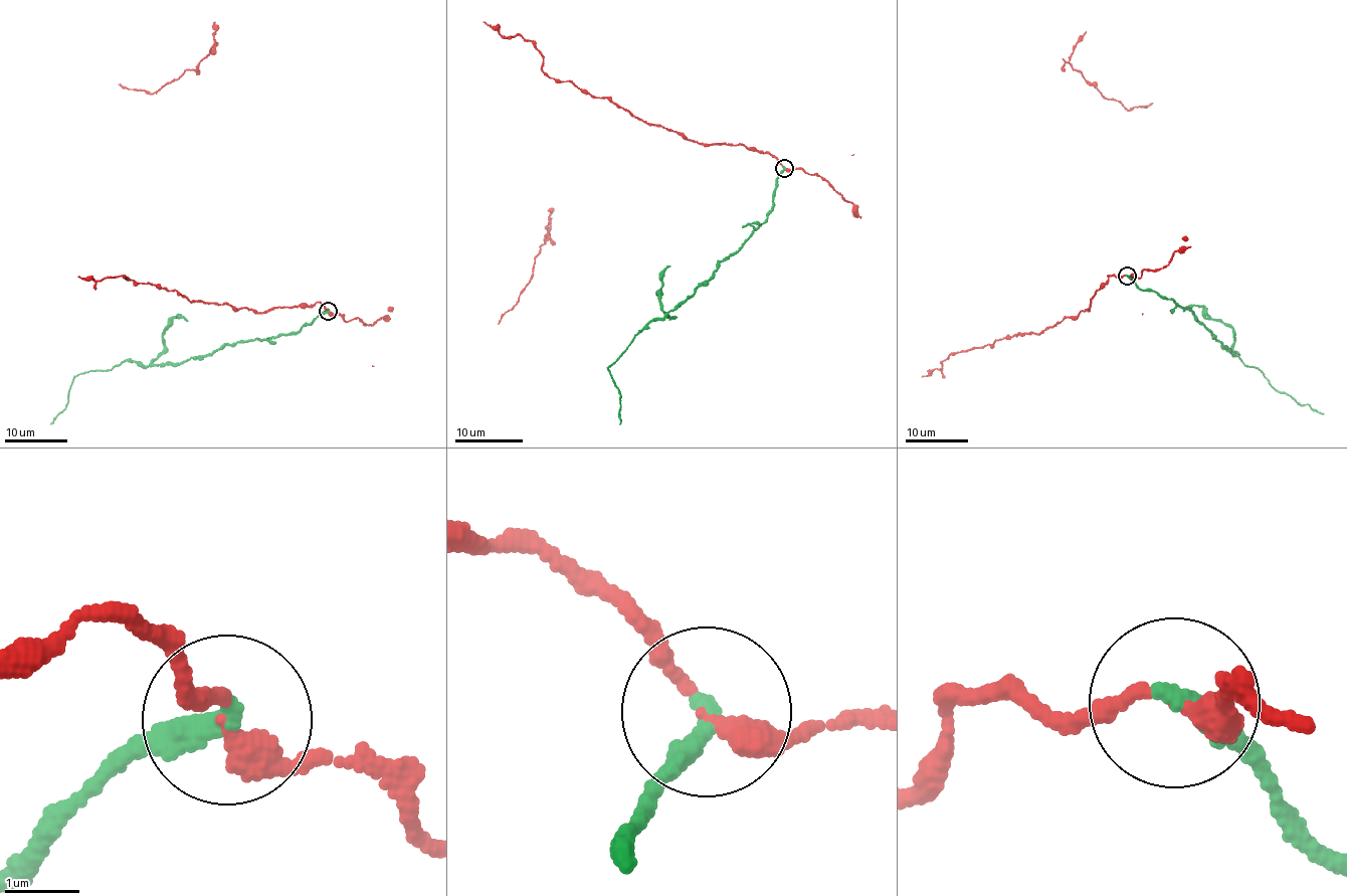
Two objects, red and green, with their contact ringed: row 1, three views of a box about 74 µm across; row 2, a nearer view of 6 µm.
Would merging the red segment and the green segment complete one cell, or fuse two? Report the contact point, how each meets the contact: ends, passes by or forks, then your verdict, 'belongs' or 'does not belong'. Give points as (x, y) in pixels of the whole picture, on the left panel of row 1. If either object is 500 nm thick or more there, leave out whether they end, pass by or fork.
at (328, 311); red passes by; green ends there; does not belong

